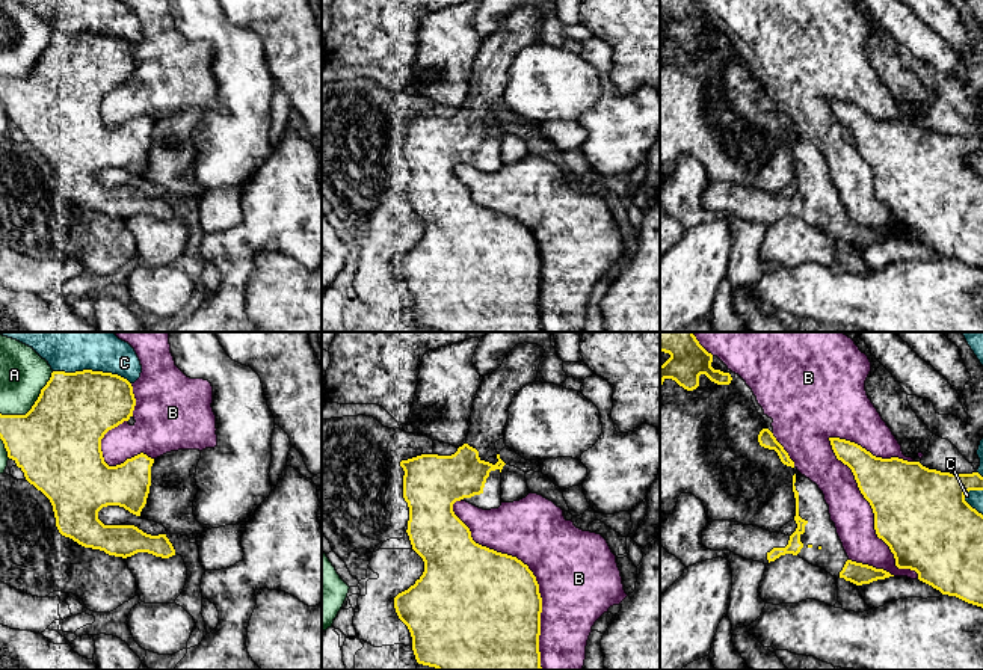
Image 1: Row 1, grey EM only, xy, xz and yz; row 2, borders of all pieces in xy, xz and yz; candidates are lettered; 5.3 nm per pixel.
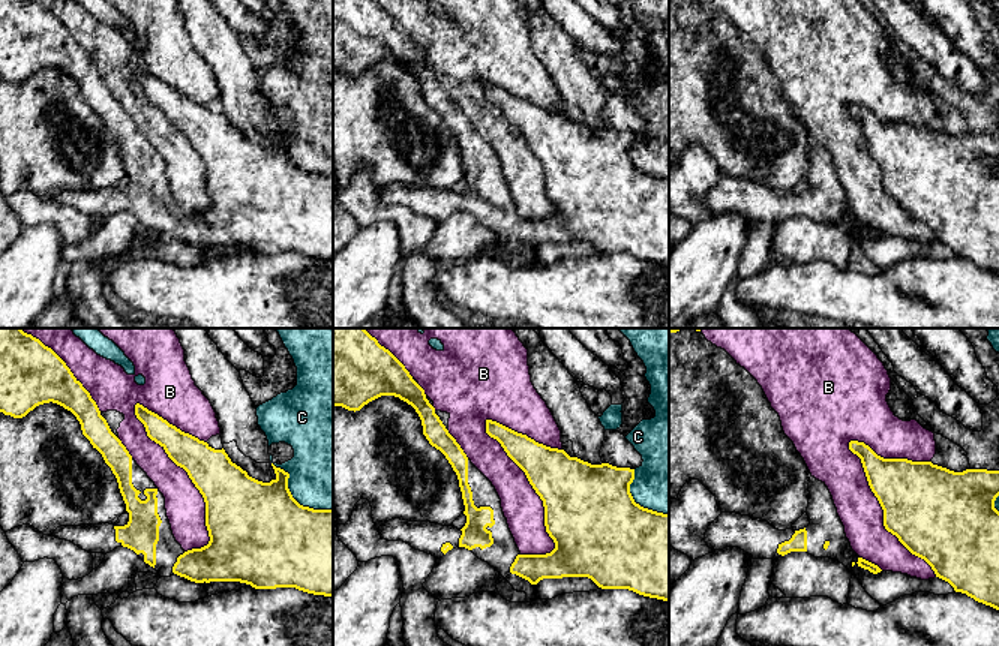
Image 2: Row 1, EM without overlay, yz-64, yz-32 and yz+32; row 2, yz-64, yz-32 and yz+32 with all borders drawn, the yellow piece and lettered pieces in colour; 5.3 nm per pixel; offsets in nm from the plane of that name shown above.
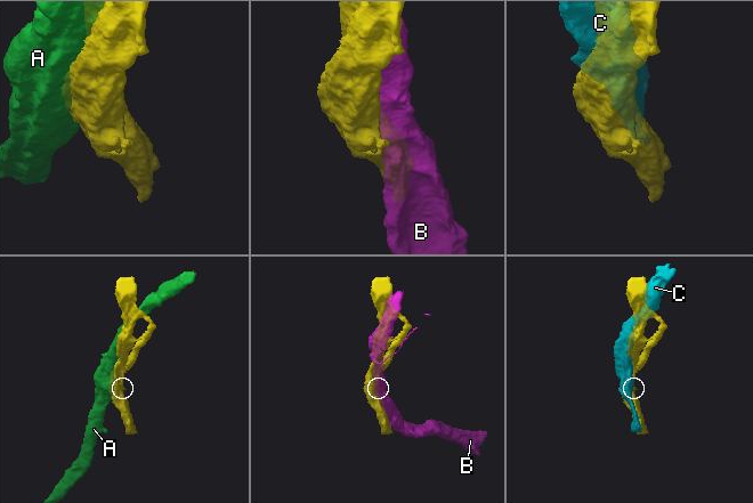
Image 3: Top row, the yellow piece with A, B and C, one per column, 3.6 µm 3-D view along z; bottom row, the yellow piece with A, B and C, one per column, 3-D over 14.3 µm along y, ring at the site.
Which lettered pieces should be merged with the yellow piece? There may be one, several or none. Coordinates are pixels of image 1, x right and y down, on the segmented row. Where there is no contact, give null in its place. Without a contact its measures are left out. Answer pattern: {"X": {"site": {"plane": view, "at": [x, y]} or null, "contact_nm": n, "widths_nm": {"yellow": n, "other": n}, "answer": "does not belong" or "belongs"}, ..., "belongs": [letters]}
{"A": {"site": {"plane": "xy", "at": [33, 405]}, "contact_nm": 360, "widths_nm": {"yellow": 460, "other": 260}, "answer": "does not belong"}, "B": {"site": {"plane": "yz", "at": [873, 512]}, "contact_nm": 900, "widths_nm": {"yellow": 480, "other": 220}, "answer": "does not belong"}, "C": {"site": {"plane": "xy", "at": [91, 370]}, "contact_nm": 420, "widths_nm": {"yellow": 400, "other": 420}, "answer": "does not belong"}, "belongs": []}

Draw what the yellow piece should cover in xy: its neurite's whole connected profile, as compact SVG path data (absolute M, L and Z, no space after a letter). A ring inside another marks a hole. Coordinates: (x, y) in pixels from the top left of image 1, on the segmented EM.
M53 371L26 415L0 413L0 439L26 480L50 499L62 536L115 557L148 552L169 558L175 555L175 549L166 534L151 536L134 525L104 525L98 519L98 512L107 506L119 506L140 516L146 504L154 459L140 453L121 465L109 466L101 451L104 435L128 421L134 406L131 383L118 374Z

